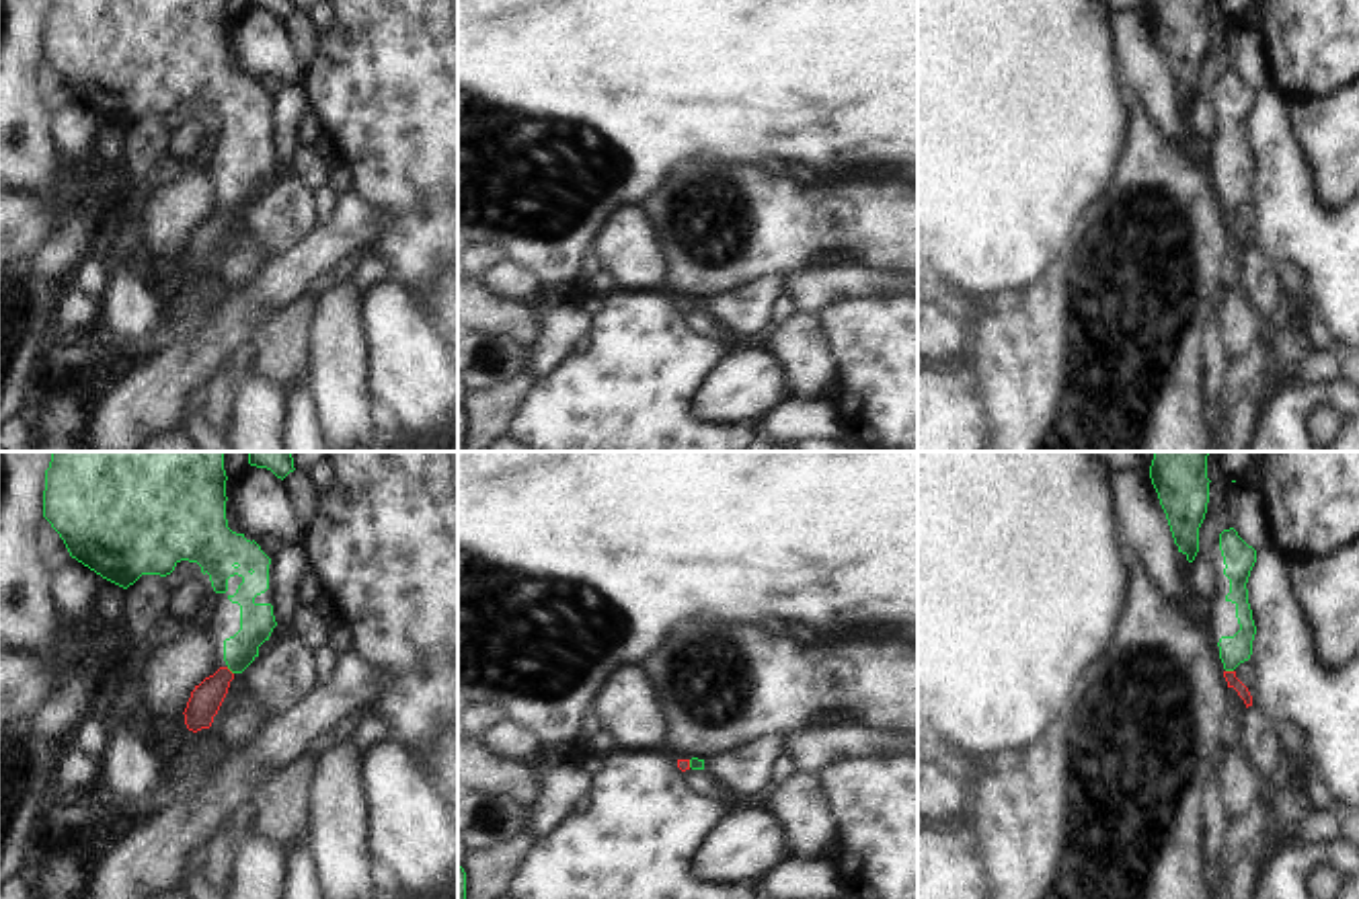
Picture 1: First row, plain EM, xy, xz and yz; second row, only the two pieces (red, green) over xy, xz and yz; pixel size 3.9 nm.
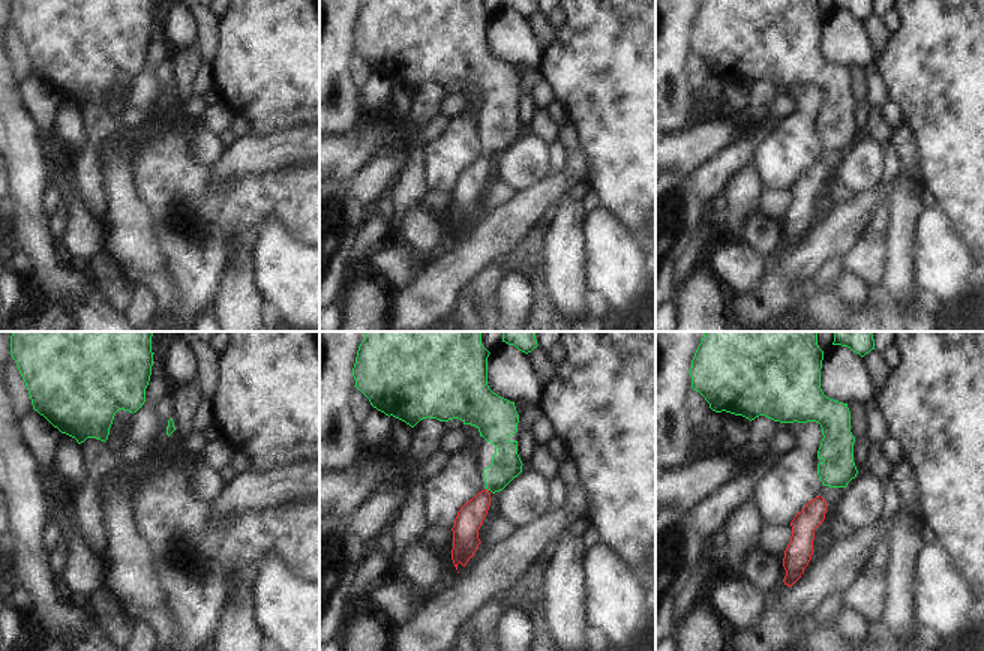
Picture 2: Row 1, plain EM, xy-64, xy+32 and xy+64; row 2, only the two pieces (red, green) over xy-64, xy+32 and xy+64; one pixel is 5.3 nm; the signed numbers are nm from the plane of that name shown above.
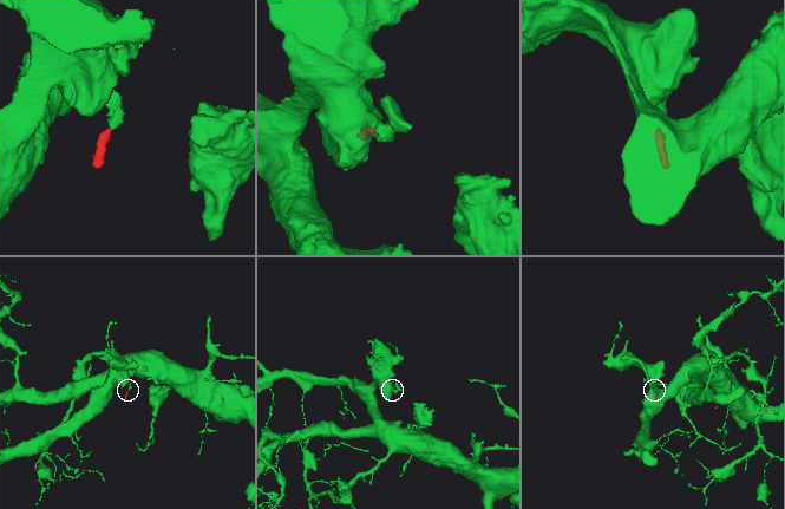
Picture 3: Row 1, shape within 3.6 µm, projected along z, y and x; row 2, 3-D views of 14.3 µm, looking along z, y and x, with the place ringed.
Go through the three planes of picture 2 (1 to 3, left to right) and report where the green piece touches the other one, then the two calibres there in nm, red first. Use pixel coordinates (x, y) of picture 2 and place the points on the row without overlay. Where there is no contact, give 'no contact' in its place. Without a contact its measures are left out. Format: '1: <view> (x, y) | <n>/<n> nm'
1: no contact
2: no contact
3: no contact

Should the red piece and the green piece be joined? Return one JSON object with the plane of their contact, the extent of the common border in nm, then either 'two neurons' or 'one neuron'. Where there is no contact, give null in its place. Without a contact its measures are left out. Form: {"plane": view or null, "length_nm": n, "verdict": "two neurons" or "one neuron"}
{"plane": "yz", "length_nm": 30, "verdict": "one neuron"}

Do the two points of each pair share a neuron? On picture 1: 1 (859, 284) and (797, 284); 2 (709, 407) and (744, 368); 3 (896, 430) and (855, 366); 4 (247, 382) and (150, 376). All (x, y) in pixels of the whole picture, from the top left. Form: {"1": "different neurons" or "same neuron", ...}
{"1": "same neuron", "2": "same neuron", "3": "same neuron", "4": "different neurons"}

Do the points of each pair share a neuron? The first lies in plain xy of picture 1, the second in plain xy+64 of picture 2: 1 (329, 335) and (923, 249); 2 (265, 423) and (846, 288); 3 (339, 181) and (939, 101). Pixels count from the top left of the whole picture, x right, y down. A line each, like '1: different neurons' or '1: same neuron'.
1: different neurons
2: same neuron
3: different neurons

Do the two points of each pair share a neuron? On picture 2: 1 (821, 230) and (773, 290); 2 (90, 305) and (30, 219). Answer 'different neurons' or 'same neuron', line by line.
1: same neuron
2: same neuron

